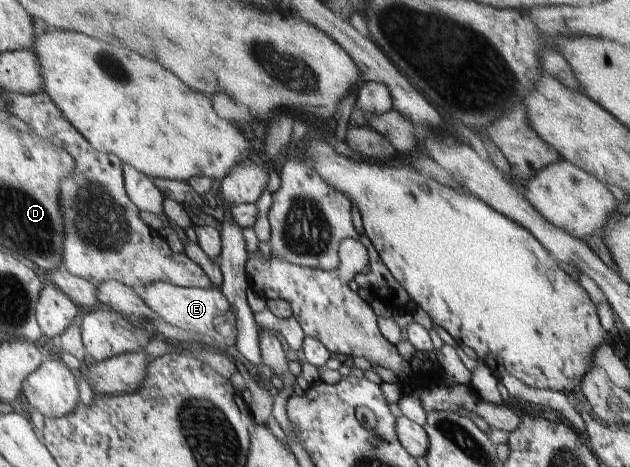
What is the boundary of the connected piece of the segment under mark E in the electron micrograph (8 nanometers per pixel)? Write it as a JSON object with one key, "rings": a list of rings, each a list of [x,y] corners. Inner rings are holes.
{"rings":[[[156,282],[140,291],[145,302],[154,310],[158,318],[183,330],[203,334],[211,339],[216,347],[238,344],[238,323],[232,304],[221,287],[180,287],[173,283]]]}

